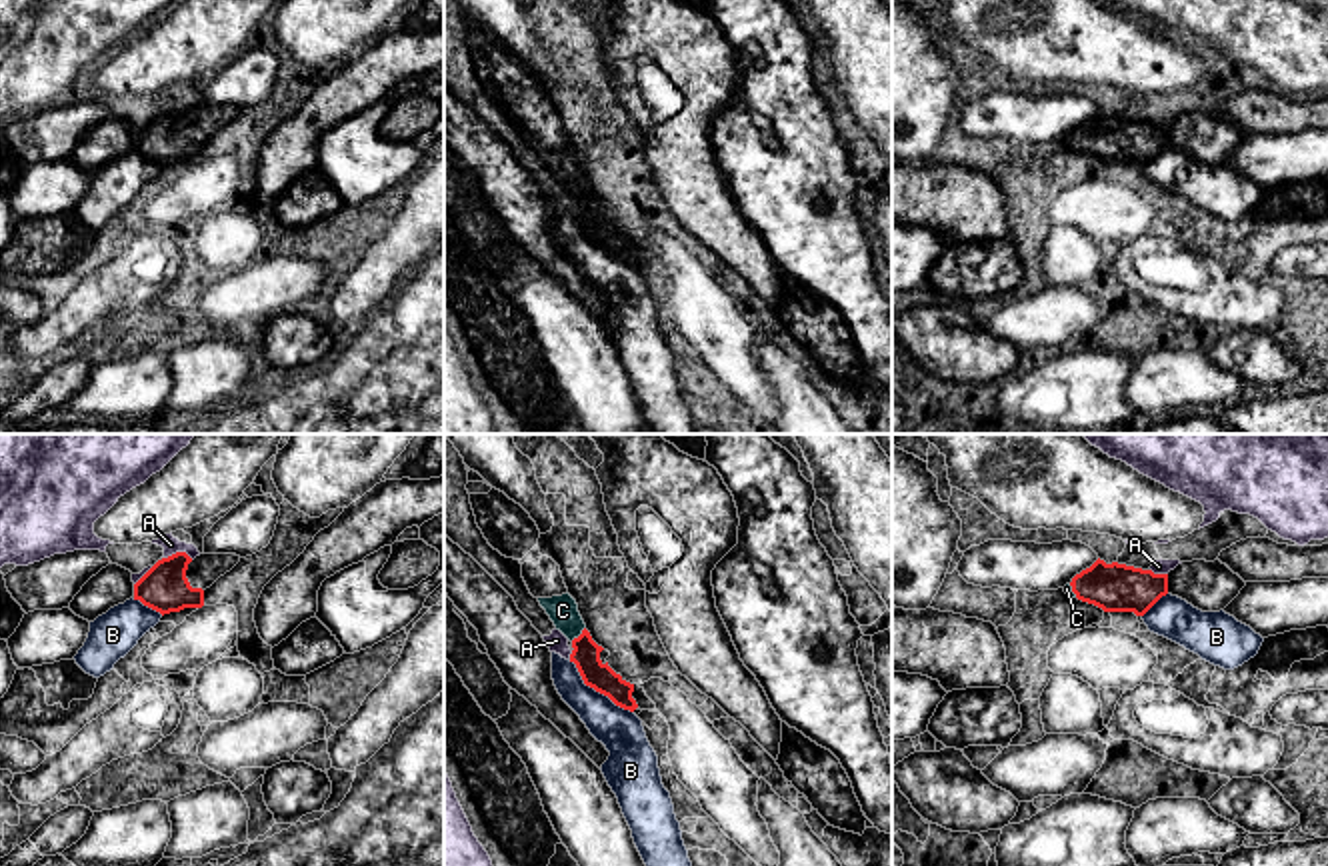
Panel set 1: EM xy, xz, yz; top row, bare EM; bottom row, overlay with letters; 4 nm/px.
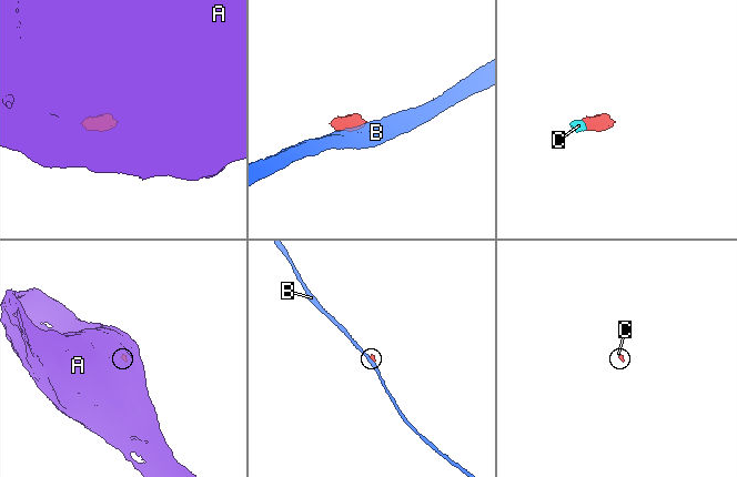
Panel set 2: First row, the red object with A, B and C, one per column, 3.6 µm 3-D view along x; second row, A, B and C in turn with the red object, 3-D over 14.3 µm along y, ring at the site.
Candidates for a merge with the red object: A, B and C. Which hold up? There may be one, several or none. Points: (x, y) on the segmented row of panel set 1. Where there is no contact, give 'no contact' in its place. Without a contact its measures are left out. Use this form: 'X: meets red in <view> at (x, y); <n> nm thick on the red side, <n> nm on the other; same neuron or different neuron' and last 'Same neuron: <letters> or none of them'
A: meets red in xy at (178, 552); 190 nm thick on the red side, 70 nm on the other; different neuron
B: meets red in xz at (596, 690); 110 nm thick on the red side, 180 nm on the other; different neuron
C: meets red in xz at (580, 634); 110 nm thick on the red side, 120 nm on the other; same neuron
Same neuron: C

